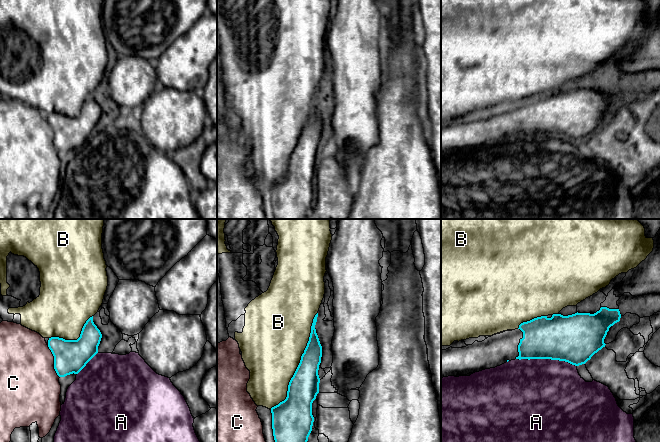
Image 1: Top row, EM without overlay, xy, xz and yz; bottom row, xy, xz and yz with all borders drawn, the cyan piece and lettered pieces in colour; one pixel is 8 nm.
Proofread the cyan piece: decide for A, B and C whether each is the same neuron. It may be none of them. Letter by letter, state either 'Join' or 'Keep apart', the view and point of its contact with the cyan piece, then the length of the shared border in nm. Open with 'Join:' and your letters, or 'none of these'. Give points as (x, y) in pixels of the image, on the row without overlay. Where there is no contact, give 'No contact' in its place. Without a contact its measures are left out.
Join: none of these
A: Keep apart. Touches cyan at yz (546, 134). Shared border 500 nm
B: Keep apart. Touches cyan at xz (299, 139). Shared border 850 nm
C: Keep apart. Touches cyan at xy (54, 137). Shared border 280 nm

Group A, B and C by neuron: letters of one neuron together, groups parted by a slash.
A / B / C

